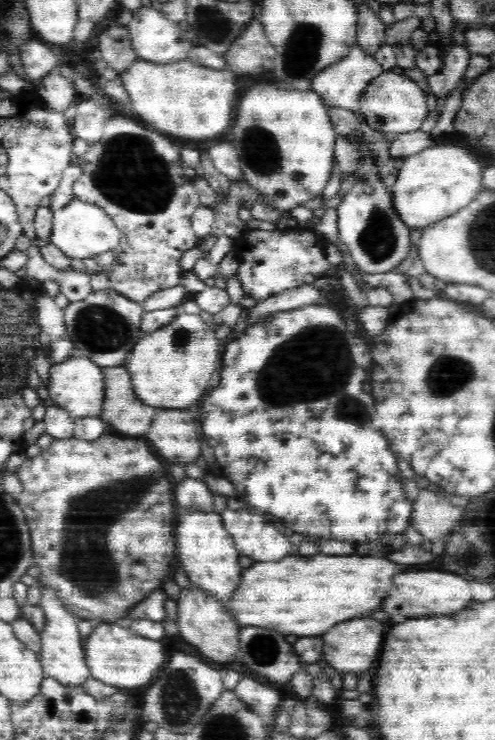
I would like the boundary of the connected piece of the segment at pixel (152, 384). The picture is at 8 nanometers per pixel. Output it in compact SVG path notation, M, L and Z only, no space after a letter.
M178 313L168 324L158 330L144 333L136 342L126 360L126 368L131 374L131 385L136 396L148 406L156 408L188 408L196 404L206 392L212 374L220 370L220 340L216 339L213 325L202 320L198 314Z

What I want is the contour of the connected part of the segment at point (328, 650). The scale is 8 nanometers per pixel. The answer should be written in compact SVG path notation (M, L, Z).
M354 618L350 622L342 622L334 628L330 628L326 634L321 634L324 640L324 658L329 666L339 672L362 672L370 668L378 660L378 652L384 638L384 626L382 622L376 622L372 618Z

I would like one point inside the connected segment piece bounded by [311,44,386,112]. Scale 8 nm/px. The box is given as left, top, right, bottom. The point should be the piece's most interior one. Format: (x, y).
(342, 84)

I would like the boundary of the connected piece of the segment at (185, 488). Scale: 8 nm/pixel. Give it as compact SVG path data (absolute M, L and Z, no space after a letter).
M184 477L175 482L173 487L176 504L187 510L214 510L214 494L204 479Z

